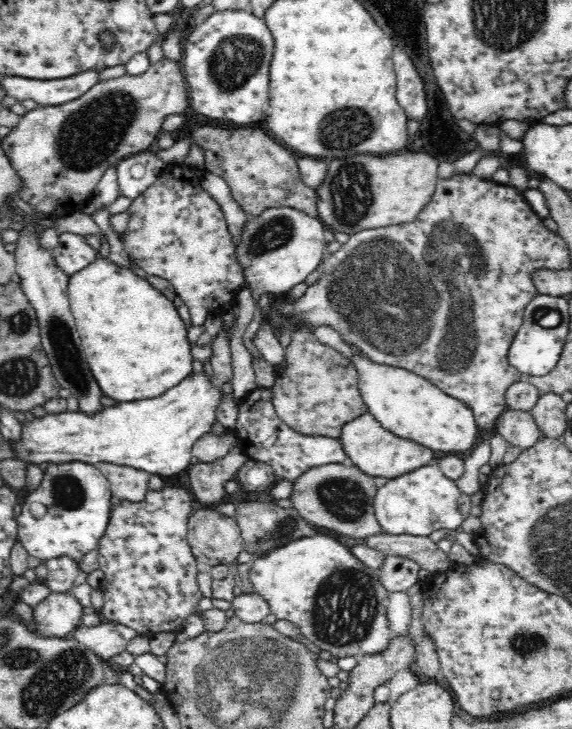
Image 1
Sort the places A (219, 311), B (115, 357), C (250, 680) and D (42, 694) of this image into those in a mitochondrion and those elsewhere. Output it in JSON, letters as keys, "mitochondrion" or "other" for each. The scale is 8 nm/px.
{"A":"other","B":"other","C":"mitochondrion","D":"mitochondrion"}

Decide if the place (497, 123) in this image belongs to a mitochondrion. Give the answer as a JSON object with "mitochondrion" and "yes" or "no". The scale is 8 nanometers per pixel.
{"mitochondrion":"no"}

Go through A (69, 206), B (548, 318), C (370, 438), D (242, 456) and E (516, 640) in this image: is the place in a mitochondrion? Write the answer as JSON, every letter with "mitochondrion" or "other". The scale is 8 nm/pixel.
{"A":"other","B":"mitochondrion","C":"other","D":"other","E":"mitochondrion"}

